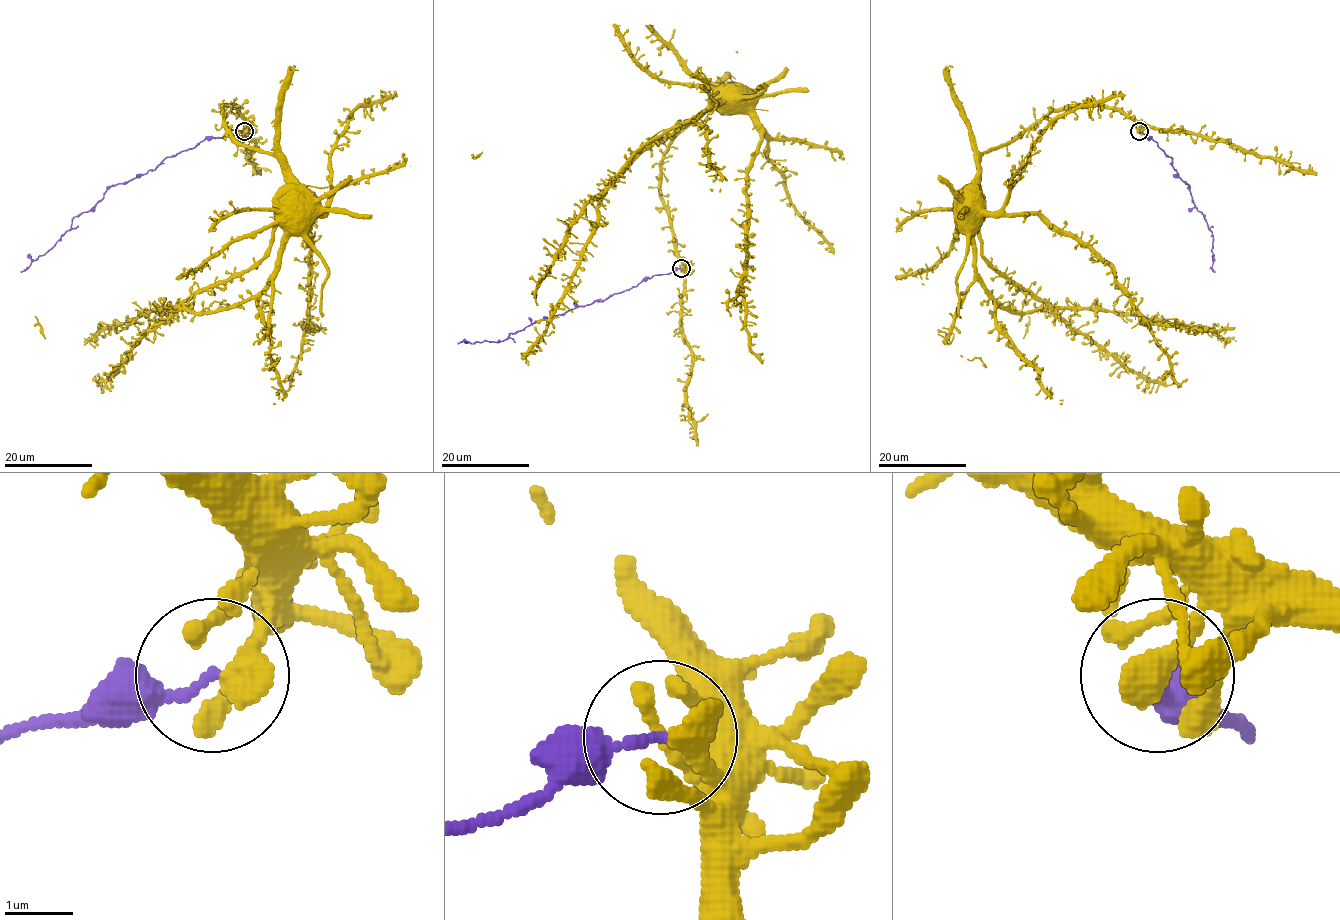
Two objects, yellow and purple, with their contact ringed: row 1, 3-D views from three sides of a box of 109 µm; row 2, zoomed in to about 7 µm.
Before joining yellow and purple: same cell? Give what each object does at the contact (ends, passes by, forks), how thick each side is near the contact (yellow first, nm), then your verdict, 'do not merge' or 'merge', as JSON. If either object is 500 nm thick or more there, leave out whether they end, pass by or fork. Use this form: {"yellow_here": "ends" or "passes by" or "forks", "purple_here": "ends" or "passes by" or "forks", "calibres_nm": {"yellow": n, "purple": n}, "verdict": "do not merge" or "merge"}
{"yellow_here": "ends", "purple_here": "ends", "calibres_nm": {"yellow": 480, "purple": 150}, "verdict": "do not merge"}

